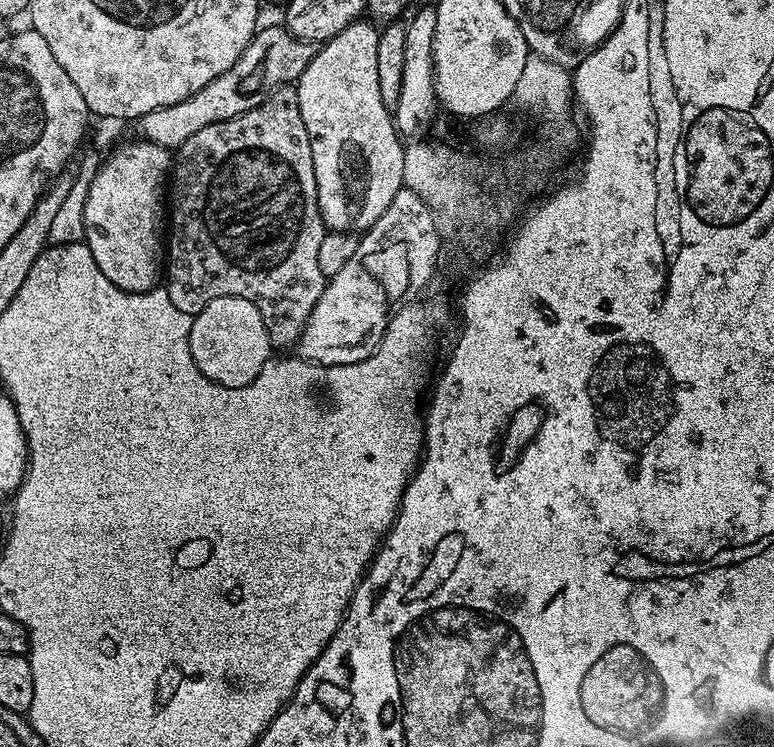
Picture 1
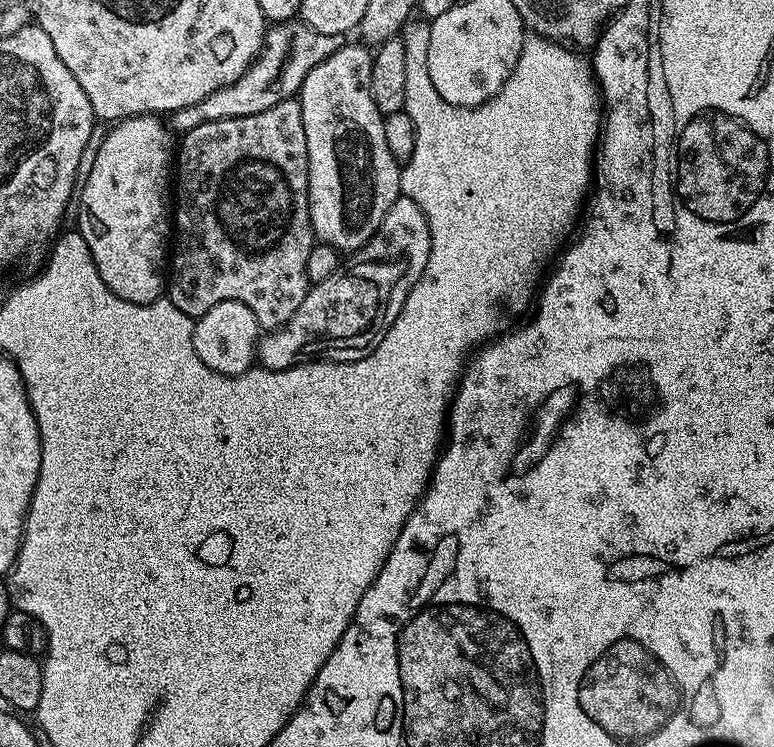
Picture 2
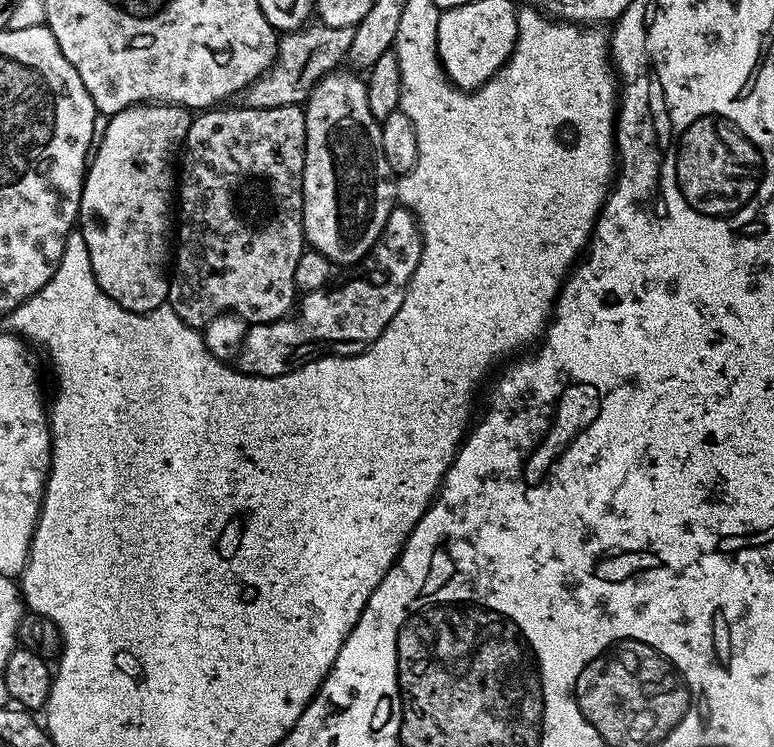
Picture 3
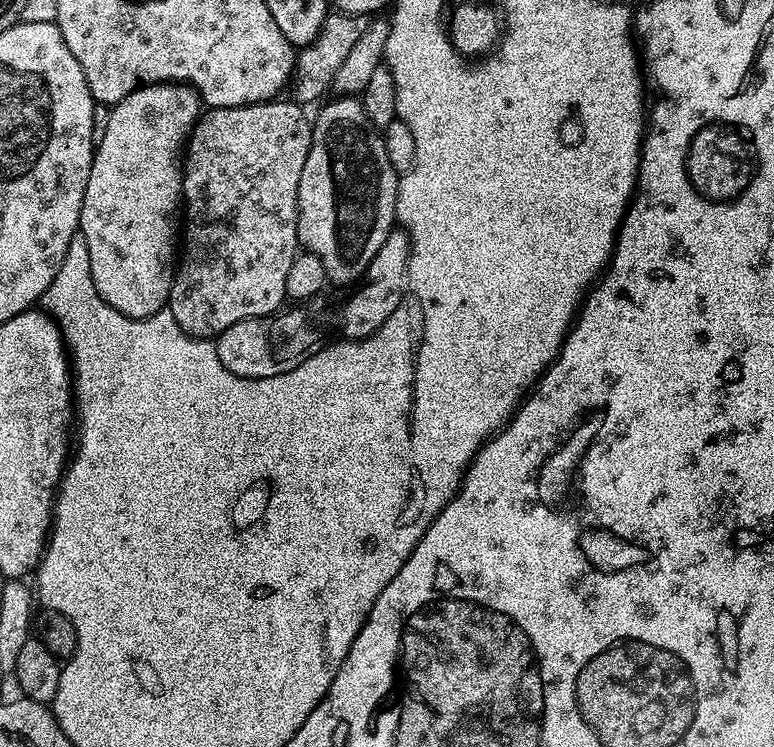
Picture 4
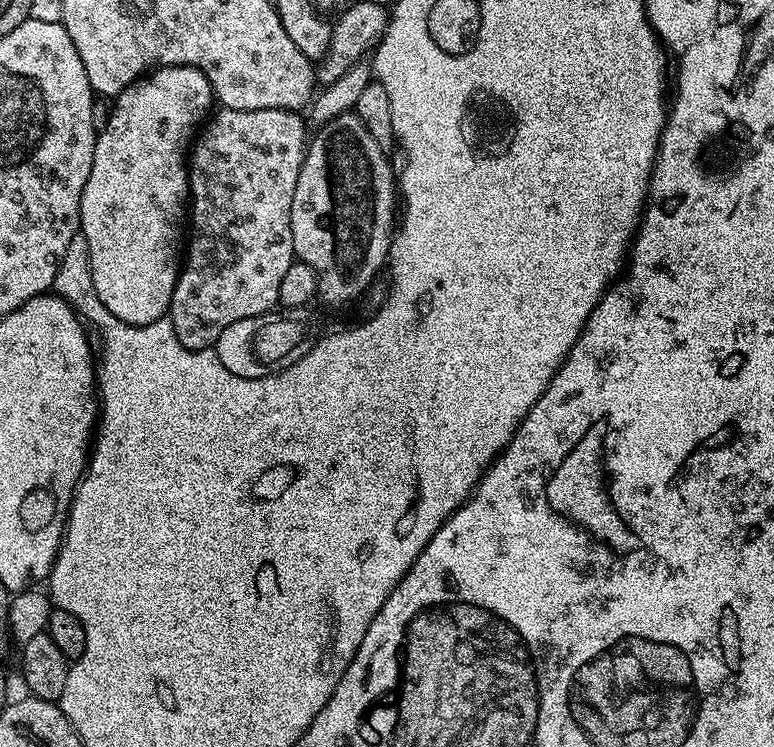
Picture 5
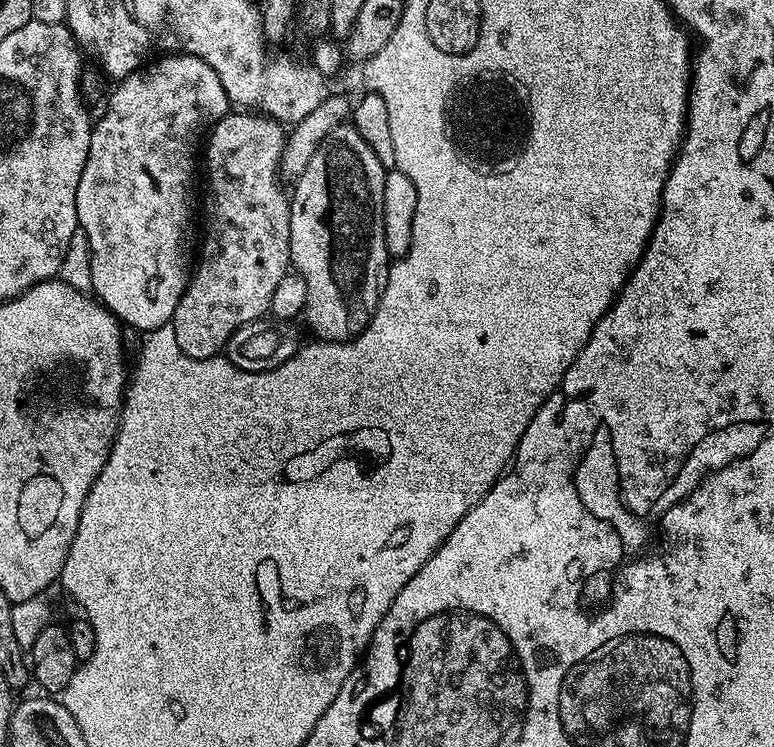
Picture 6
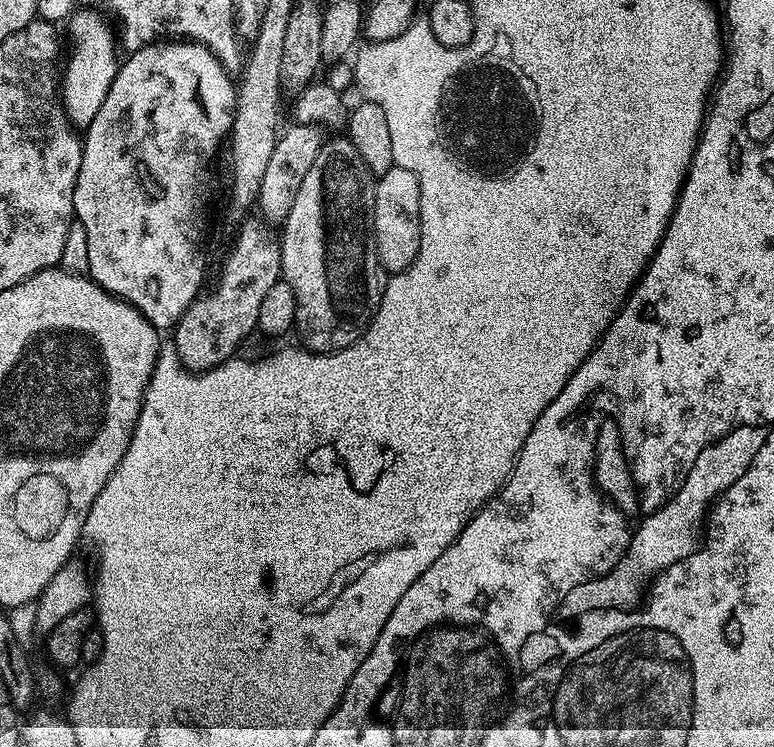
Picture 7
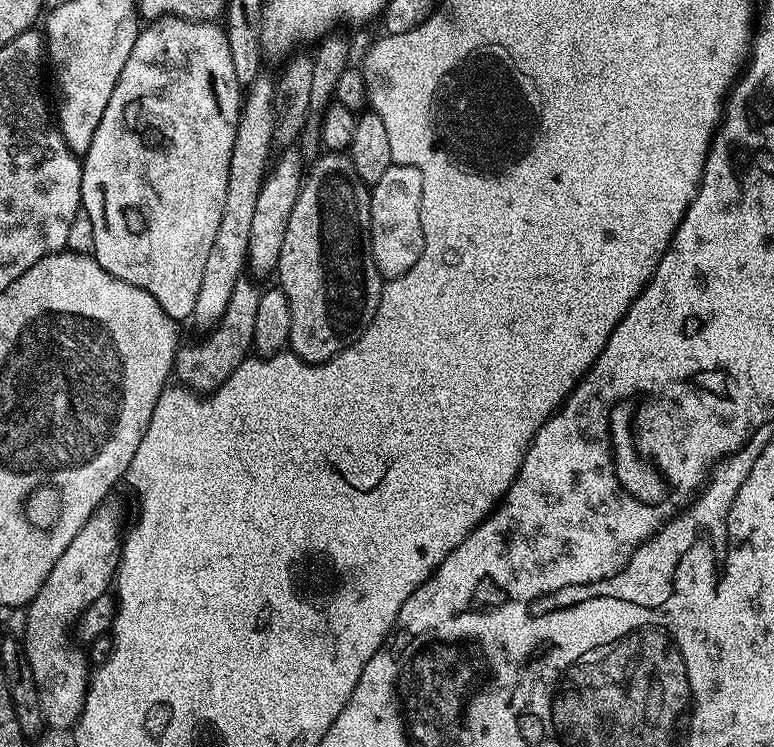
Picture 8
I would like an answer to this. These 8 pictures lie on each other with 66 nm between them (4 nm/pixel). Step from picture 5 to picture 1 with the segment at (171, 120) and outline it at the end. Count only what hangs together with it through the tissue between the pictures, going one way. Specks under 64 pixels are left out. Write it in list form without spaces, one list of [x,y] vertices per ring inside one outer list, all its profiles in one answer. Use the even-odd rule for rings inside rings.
[[[136,138],[133,144],[123,144],[121,143],[107,157],[109,160],[101,166],[100,173],[93,180],[87,181],[84,240],[90,254],[94,254],[94,262],[98,262],[98,270],[102,270],[102,274],[106,274],[106,278],[110,278],[110,282],[114,282],[114,286],[118,286],[118,290],[148,292],[161,283],[162,265],[166,260],[164,237],[166,232],[166,185],[170,180],[174,156],[169,149],[143,138]]]

